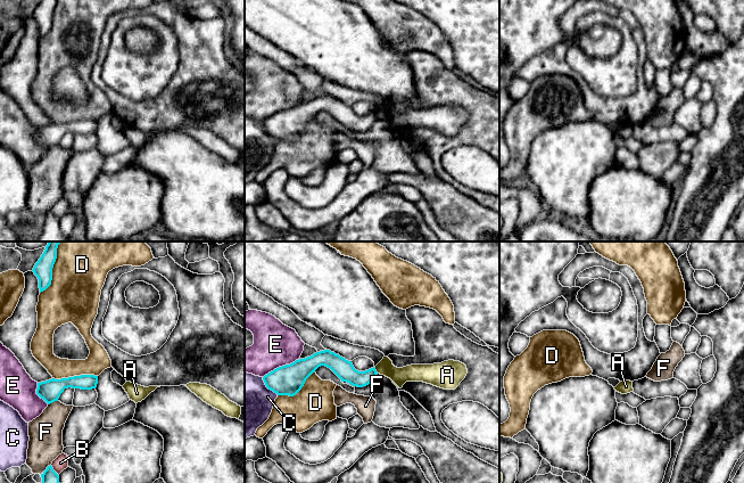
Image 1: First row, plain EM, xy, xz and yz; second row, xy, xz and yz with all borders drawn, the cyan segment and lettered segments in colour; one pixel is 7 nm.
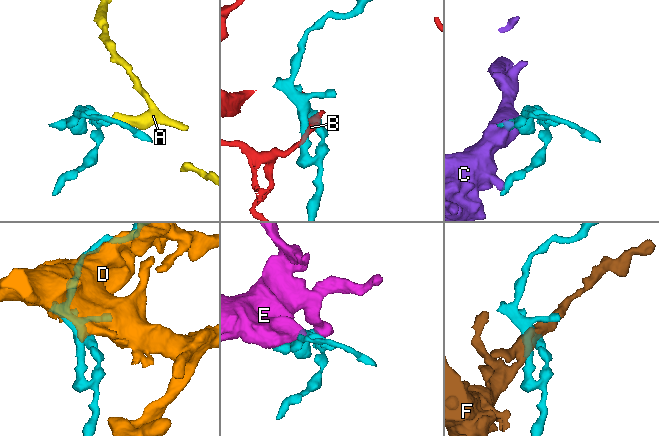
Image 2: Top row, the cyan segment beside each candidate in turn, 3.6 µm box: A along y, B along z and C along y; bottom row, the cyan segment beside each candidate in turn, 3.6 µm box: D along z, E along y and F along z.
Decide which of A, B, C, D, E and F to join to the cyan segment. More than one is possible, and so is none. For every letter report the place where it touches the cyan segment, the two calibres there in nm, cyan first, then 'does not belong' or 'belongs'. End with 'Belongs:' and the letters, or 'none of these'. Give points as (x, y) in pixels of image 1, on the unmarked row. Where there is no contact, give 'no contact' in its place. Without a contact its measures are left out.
A: meets cyan in xz at (375, 115); 140 nm thick on the cyan side, 120 nm on the other; does not belong
B: meets cyan in xy at (54, 215); 180 nm thick on the cyan side, 100 nm on the other; does not belong
C: meets cyan in xz at (267, 132); 220 nm thick on the cyan side, 380 nm on the other; does not belong
D: meets cyan in xy at (74, 121); 150 nm thick on the cyan side, 160 nm on the other; does not belong
E: meets cyan in xz at (282, 111); 220 nm thick on the cyan side, 300 nm on the other; does not belong
F: meets cyan in xy at (46, 214); 180 nm thick on the cyan side, 240 nm on the other; does not belong
Belongs: none of these

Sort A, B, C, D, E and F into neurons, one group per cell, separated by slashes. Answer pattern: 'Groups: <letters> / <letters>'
Groups: A / B / C / D / E / F

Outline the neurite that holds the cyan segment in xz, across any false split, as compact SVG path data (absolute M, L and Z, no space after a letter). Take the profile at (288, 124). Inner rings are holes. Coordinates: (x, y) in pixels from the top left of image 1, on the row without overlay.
M324 95L279 112L265 120L263 125L266 132L278 140L294 141L301 134L306 124L321 110L330 113L341 126L347 126L357 132L369 130L378 120L375 112L358 116L354 113L352 106L330 95Z

